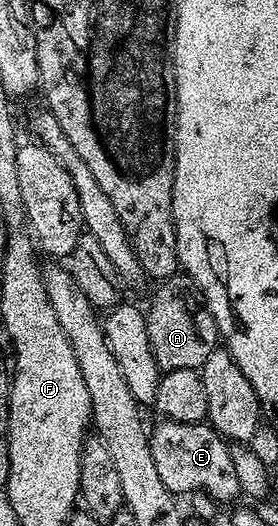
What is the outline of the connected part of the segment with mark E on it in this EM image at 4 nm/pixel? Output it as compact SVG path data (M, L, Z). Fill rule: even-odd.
M161 419L149 431L149 444L158 476L173 494L186 496L204 491L217 503L224 504L241 493L234 471L231 447L209 423Z

